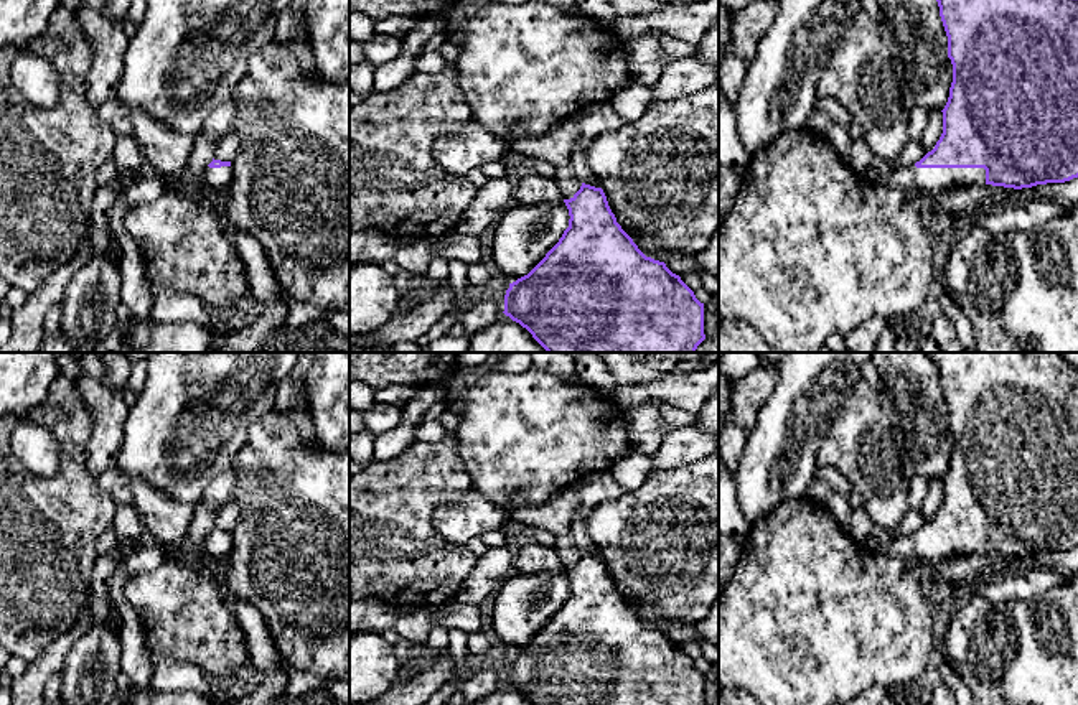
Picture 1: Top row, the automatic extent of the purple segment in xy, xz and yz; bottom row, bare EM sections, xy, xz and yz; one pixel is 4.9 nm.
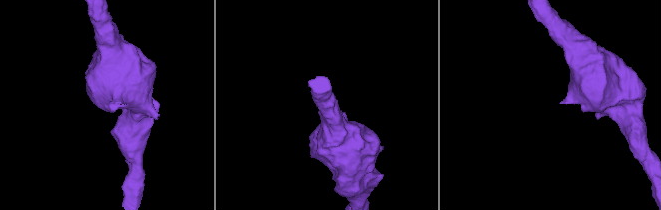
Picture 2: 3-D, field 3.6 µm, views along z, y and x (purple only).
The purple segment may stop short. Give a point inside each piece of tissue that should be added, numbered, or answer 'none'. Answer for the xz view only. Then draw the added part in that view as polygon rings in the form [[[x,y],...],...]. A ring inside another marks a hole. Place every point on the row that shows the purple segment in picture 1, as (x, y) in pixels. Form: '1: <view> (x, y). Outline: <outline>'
none

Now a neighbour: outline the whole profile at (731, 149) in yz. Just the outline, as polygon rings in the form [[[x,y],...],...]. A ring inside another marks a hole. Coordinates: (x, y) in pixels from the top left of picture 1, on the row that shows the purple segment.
[[[719,81],[719,161],[745,176],[750,160],[737,132],[735,109]]]

